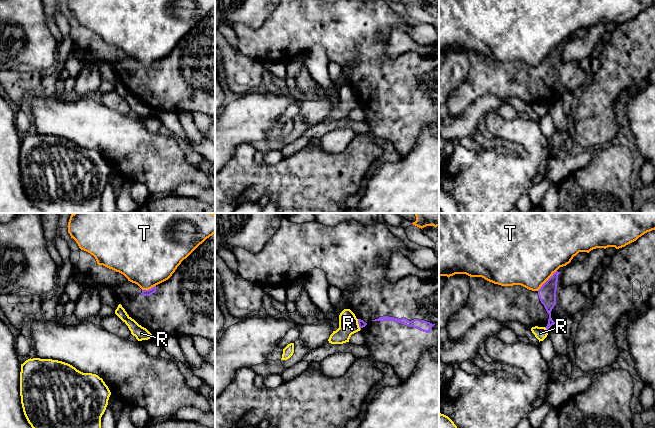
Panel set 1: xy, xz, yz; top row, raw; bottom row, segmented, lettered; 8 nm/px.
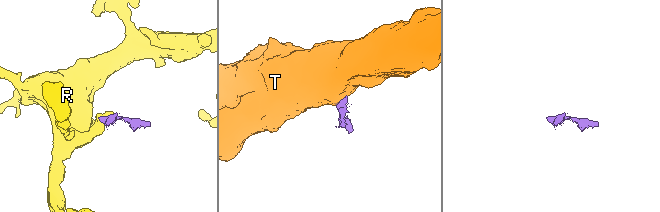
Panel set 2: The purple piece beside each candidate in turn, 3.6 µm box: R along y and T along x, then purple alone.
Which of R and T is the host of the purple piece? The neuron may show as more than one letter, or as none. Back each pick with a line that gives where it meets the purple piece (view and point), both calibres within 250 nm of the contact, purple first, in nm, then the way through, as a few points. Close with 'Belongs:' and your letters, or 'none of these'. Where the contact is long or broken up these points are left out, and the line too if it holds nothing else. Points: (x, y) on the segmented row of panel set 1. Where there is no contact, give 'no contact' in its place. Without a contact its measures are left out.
Belongs: none of these

